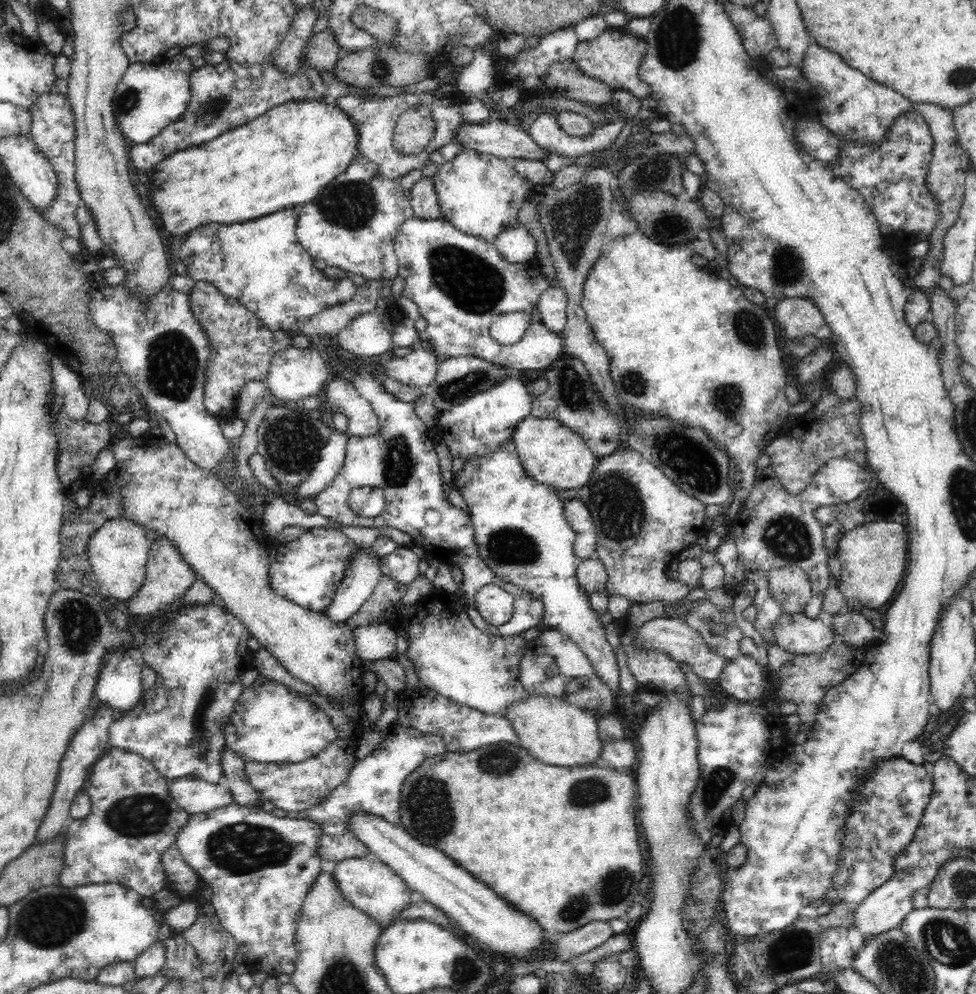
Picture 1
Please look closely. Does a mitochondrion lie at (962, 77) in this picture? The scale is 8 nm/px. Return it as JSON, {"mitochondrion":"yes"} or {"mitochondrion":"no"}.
{"mitochondrion":"yes"}

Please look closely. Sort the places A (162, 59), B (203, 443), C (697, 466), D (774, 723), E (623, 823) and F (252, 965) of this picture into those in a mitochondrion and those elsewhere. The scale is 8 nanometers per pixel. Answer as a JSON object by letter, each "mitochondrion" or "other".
{"A":"other","B":"other","C":"mitochondrion","D":"other","E":"other","F":"other"}

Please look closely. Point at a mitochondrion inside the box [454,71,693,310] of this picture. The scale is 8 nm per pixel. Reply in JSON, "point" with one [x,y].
{"point":[576,218]}

